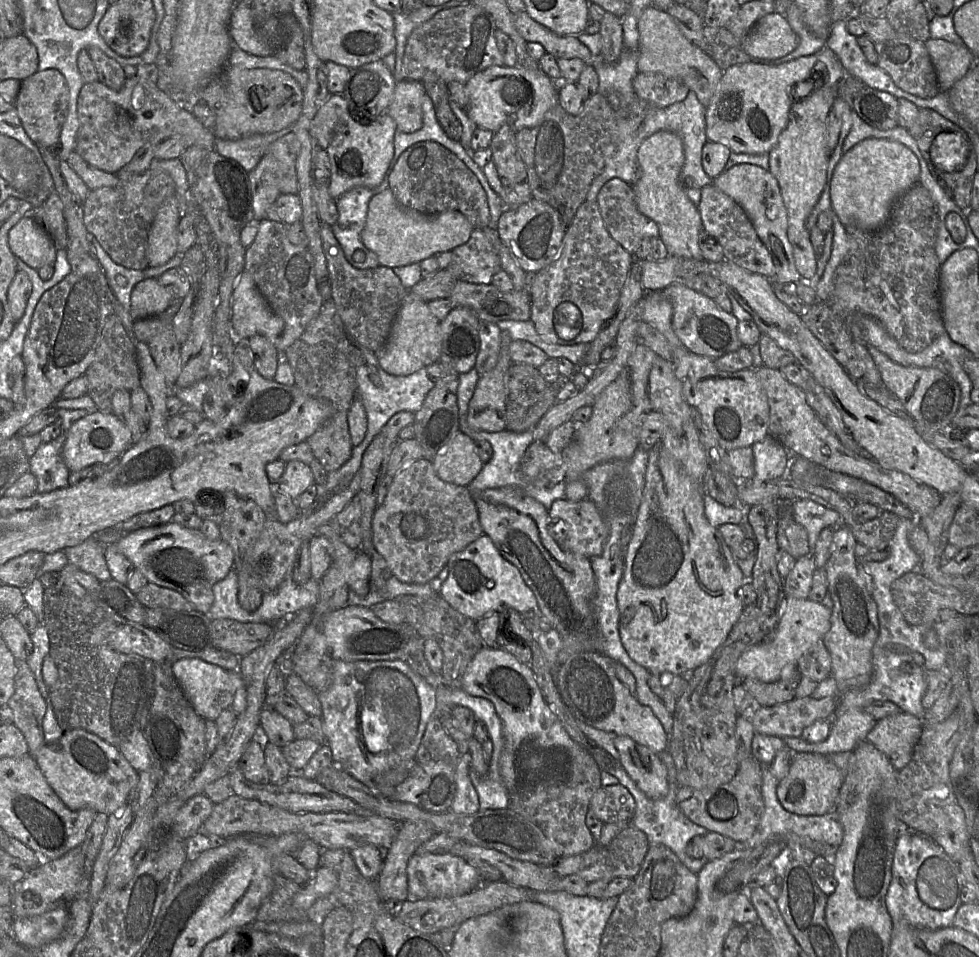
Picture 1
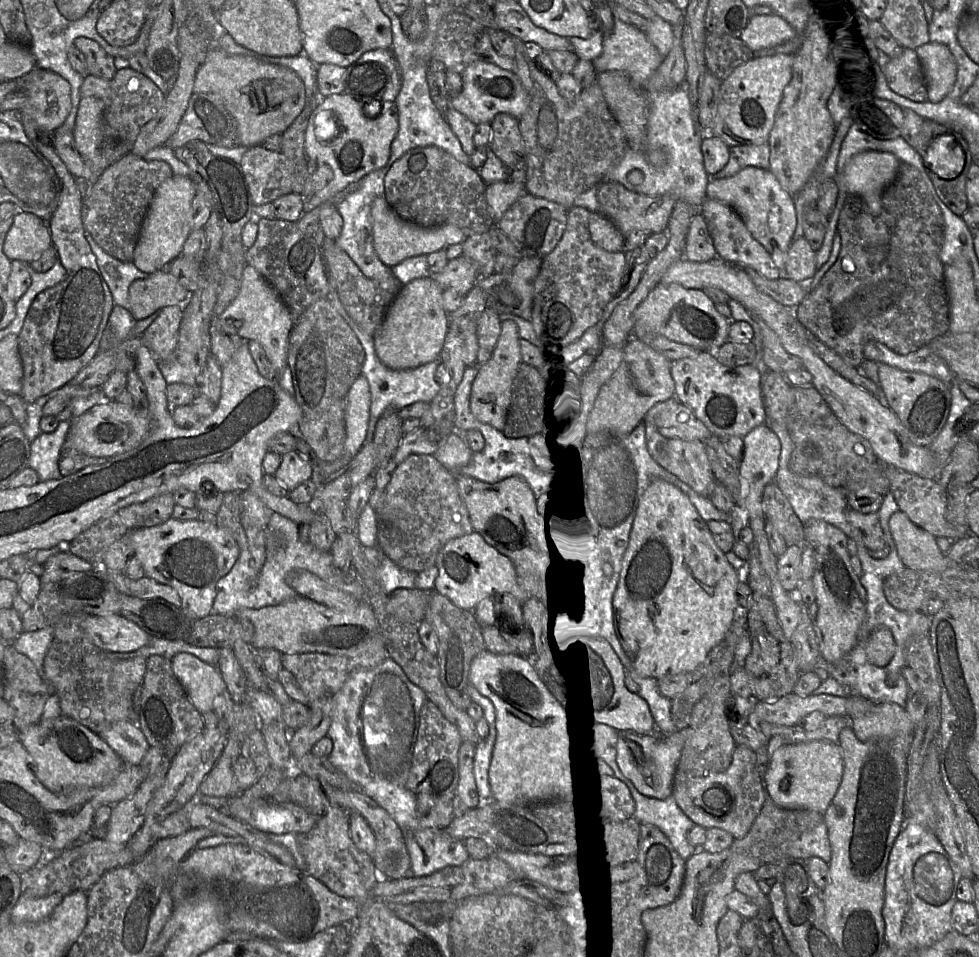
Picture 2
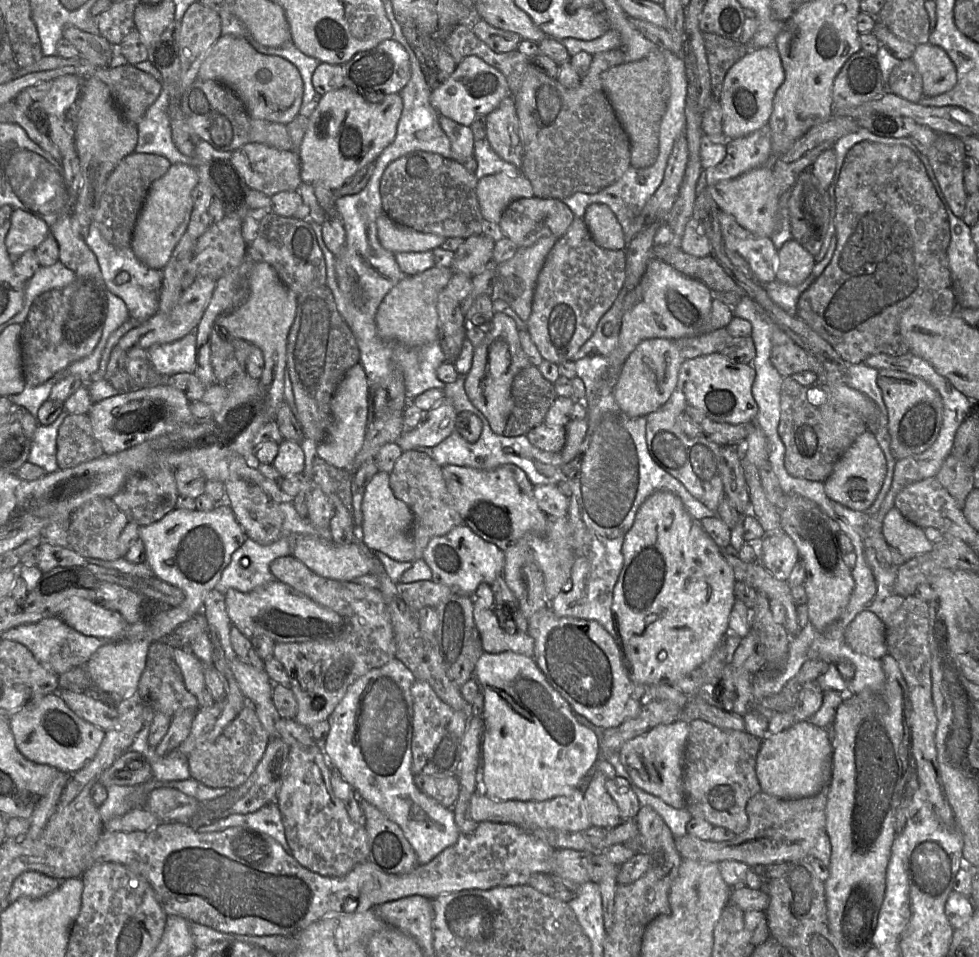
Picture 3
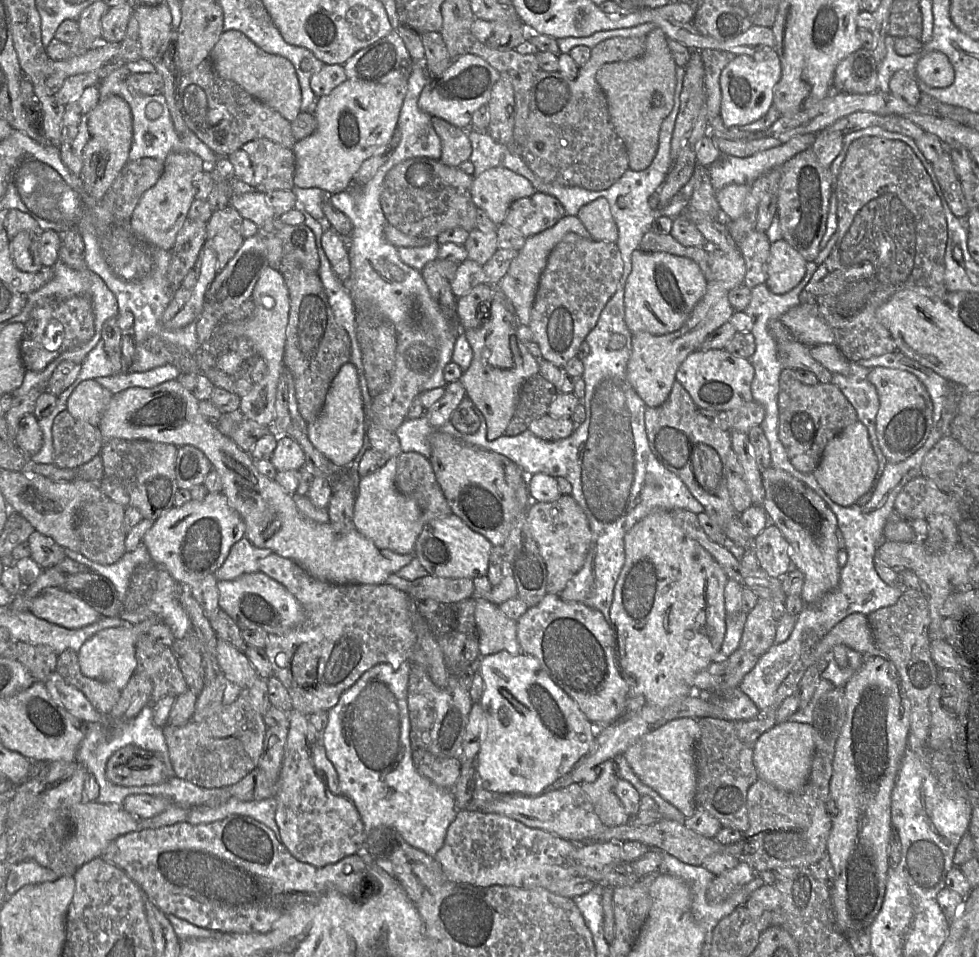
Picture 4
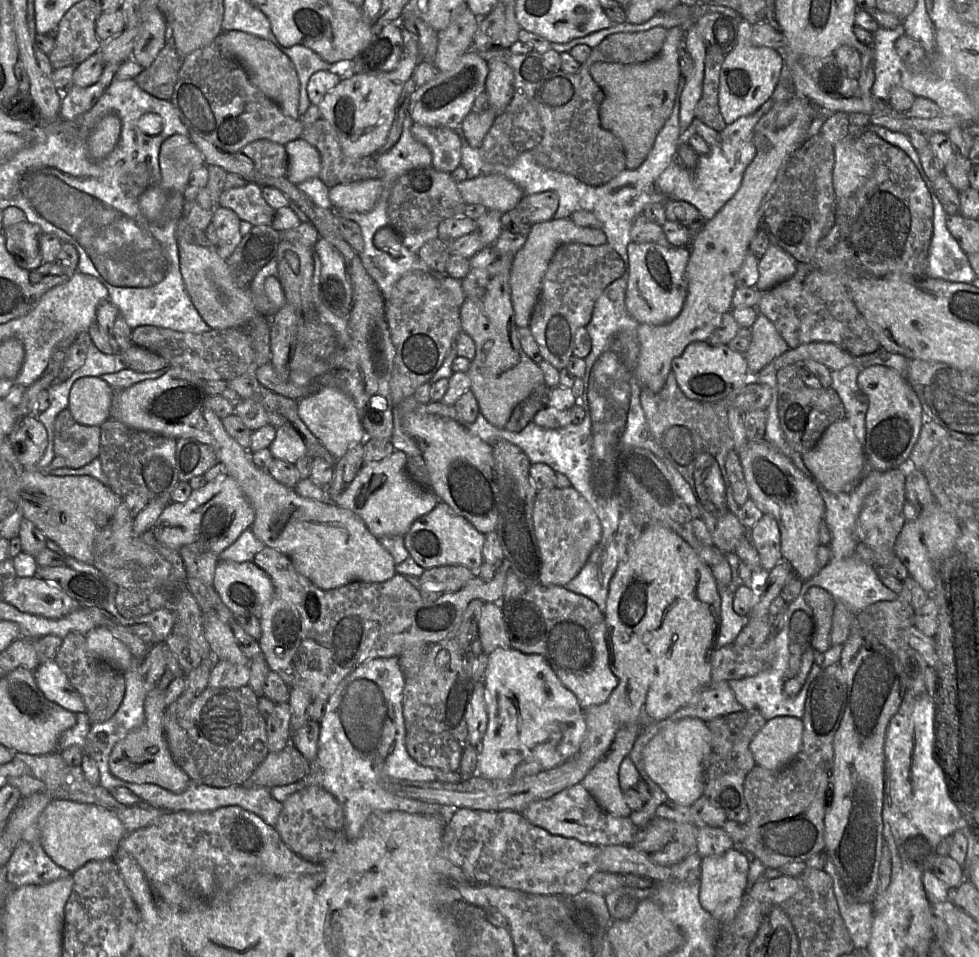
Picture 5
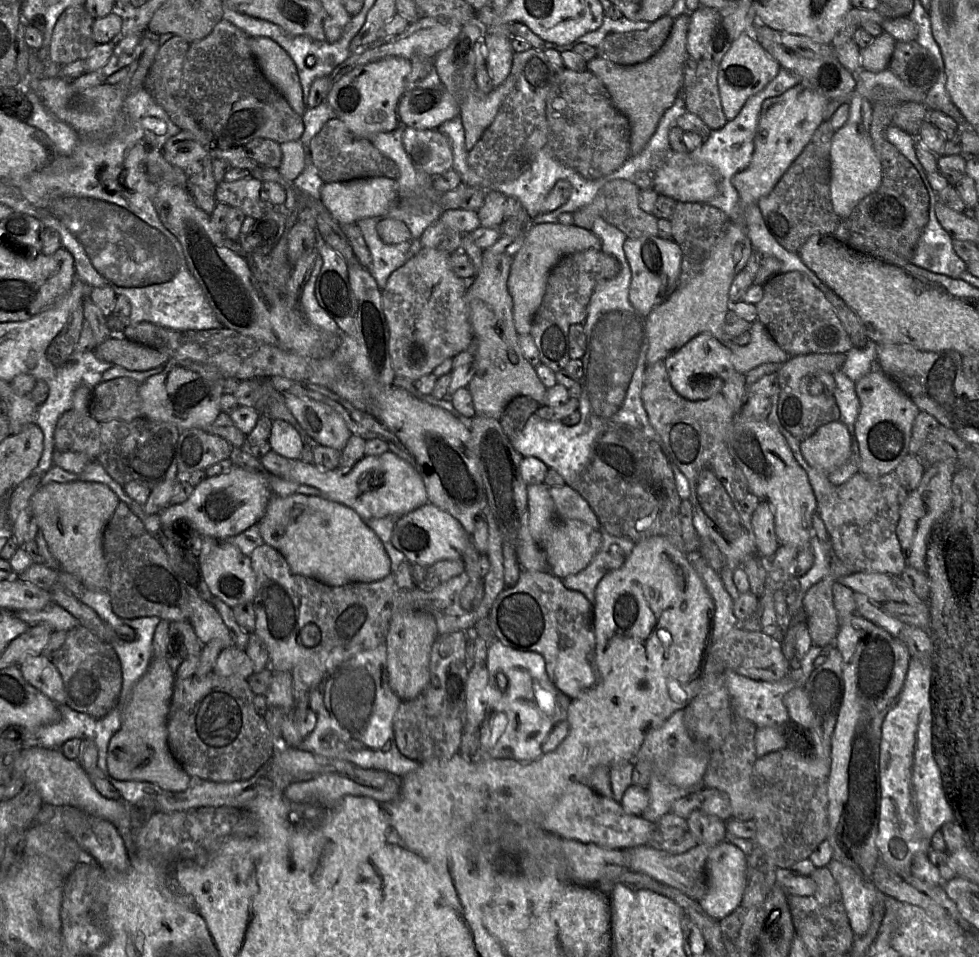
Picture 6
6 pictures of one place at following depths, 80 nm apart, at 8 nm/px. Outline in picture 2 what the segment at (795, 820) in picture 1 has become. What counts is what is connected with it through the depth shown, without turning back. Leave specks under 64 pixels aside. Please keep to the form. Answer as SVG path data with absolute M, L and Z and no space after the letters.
M821 821L814 828L803 832L788 847L788 858L809 860L818 857L829 864L832 856L827 826Z

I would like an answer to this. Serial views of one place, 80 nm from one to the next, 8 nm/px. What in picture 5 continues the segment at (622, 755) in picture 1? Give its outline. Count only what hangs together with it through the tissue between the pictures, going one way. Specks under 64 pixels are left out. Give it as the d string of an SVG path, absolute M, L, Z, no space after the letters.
M689 717L671 721L643 748L644 772L662 789L668 800L691 807L703 794L710 743L710 732L702 719Z

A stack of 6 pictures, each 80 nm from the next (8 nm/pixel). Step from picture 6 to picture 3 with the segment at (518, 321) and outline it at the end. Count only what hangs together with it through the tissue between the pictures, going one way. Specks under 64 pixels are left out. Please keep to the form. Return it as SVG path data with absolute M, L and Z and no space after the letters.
M555 236L542 237L531 246L519 247L518 251L510 260L500 264L497 271L494 291L492 295L490 295L492 303L495 298L504 300L516 312L518 317L520 317L524 322L527 322L532 311L534 290L538 275L549 251L557 240L558 238Z

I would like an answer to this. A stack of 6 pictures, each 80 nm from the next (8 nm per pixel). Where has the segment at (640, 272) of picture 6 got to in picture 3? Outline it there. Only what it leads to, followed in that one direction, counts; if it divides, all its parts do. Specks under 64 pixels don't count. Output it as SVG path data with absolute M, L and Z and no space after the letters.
M654 257L649 260L638 286L640 296L635 305L624 312L618 345L609 355L605 384L612 386L612 389L625 361L643 340L677 340L711 332L712 290L702 281L688 277L670 264Z

